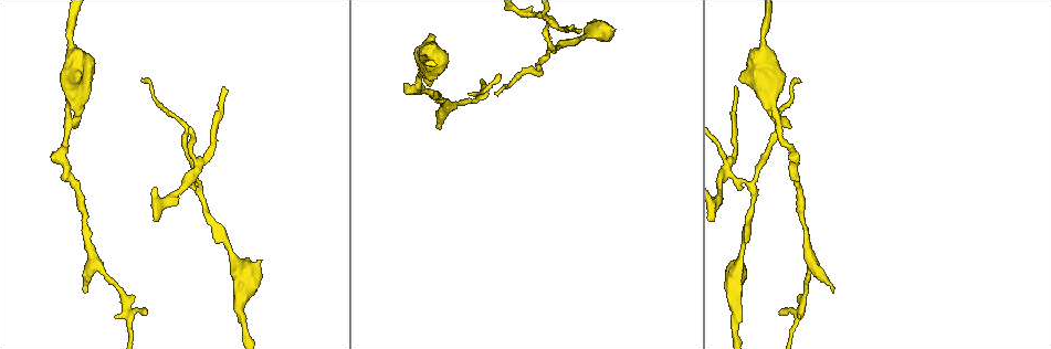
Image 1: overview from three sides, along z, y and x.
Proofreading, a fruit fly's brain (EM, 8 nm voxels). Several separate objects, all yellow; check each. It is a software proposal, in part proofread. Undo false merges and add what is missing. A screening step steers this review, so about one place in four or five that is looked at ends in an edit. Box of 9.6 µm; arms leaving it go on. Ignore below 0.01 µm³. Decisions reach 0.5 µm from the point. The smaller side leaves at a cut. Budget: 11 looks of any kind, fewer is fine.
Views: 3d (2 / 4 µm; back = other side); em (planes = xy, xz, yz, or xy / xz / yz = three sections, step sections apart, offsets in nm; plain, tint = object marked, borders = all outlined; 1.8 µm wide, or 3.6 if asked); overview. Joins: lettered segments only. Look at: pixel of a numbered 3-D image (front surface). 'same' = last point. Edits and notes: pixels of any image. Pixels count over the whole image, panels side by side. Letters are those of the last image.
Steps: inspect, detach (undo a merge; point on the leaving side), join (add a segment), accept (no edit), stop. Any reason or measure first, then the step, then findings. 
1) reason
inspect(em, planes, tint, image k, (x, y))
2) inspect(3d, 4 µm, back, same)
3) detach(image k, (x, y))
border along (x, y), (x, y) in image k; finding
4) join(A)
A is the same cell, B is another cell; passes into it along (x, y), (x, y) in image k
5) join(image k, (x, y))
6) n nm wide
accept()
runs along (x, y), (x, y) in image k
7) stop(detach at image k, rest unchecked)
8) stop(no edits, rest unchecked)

four-way junction
inspect(3d, 4 µm, back, image 1, (195, 173))

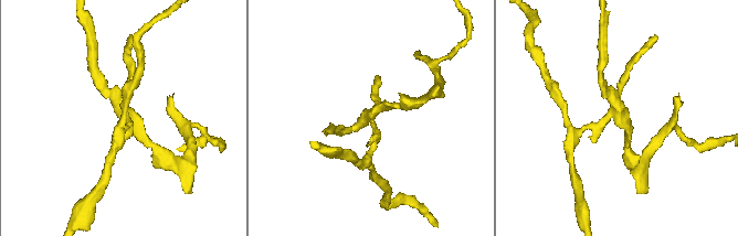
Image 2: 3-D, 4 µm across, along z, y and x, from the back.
4 arms
inspect(em, planes, borders, image 2, (128, 112))

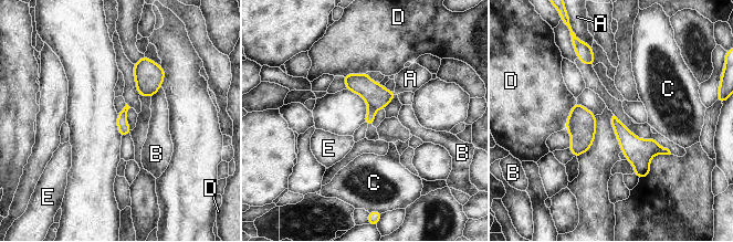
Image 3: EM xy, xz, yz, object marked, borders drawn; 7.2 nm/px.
80 nm wide
detach(image 3, (376, 96))
A, B, C, D and E are other cells; border along (369, 107), (376, 109) in image 3; two neurons meet here

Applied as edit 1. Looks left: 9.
inspect(overview)

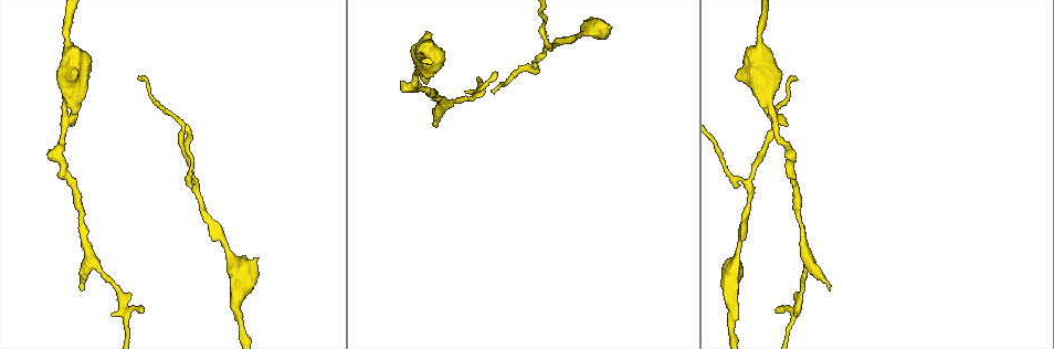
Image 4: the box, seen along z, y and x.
thin end
inspect(3d, 2 µm, image 4, (139, 76))

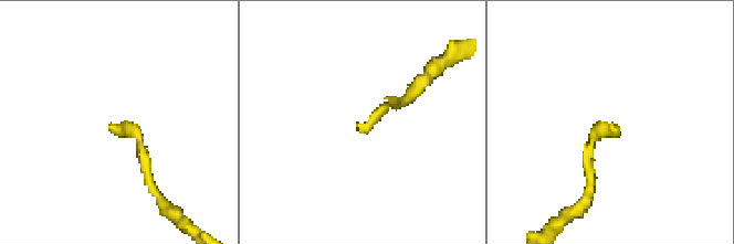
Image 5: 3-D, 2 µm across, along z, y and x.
now the EM
inspect(em, xz, step 4, plain, image 5, (357, 128))

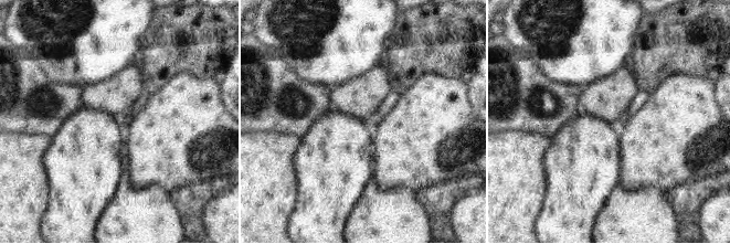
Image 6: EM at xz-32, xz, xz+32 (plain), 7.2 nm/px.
inspect(em, xz, step 4, borders, same)

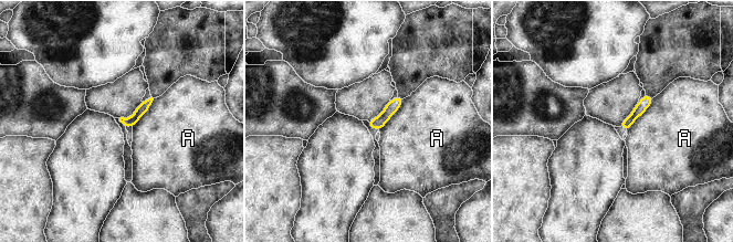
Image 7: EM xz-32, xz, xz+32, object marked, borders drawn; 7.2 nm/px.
accept()
A is another cell; border along (653, 97), (650, 105), (626, 130) in image 7; none of them fits

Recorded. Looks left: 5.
an open end
inspect(em, planes, borders, image 4, (437, 124))

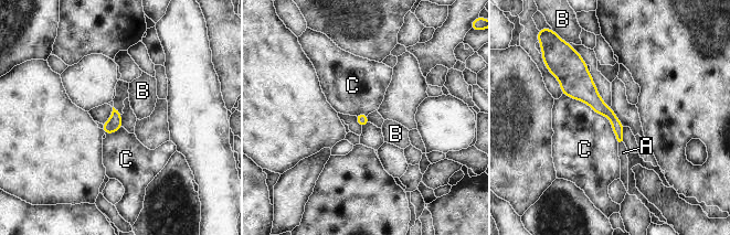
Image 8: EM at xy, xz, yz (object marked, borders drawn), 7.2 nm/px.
C touches over 550 nm
join(A)
A is the same cell, B and C are other cells; the neuron continues

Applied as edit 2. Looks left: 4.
see it whole again
inspect(overview)

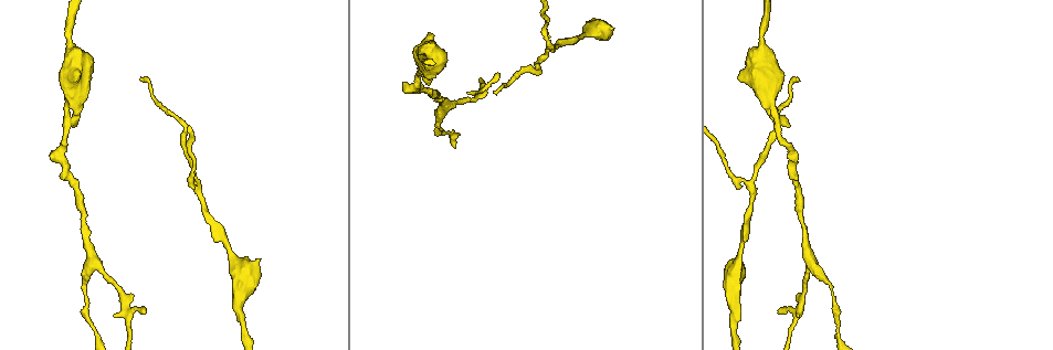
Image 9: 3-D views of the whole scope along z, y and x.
sudden change in width
inspect(3d, 4 µm, image 9, (75, 87))

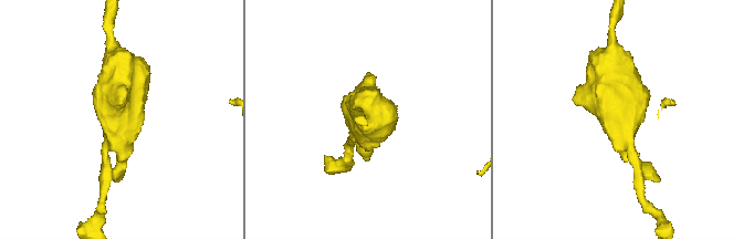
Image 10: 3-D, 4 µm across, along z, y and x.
inspect(em, 3.6 µm, planes, borders, image 10, (118, 112))

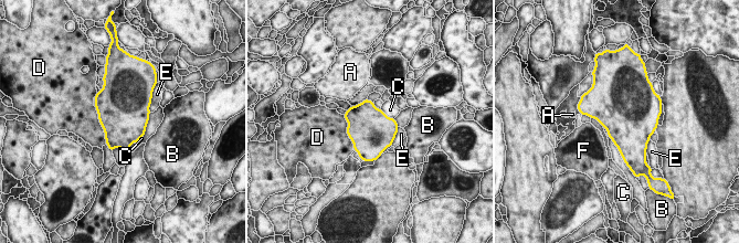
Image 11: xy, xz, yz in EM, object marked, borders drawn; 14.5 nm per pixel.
accept()
A, B, C, D, E and F are other cells; border along (380, 108), (384, 114), (393, 118) in image 11; continuous, no second neuron

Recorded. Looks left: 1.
stop(detach at image 3, join at image 8, rest unchecked)

